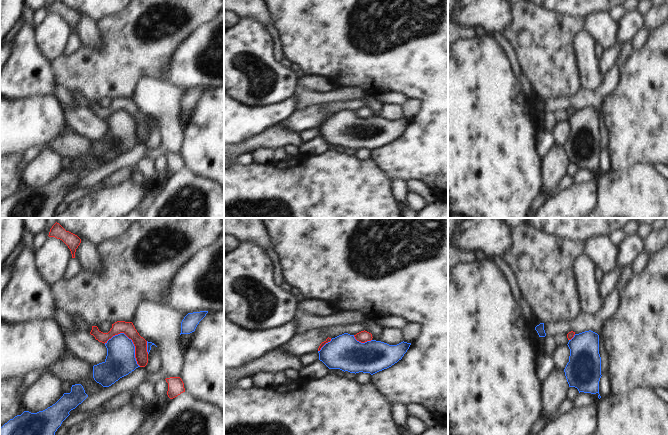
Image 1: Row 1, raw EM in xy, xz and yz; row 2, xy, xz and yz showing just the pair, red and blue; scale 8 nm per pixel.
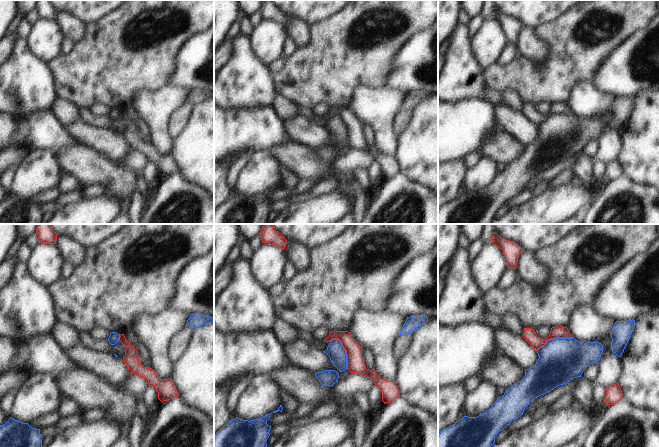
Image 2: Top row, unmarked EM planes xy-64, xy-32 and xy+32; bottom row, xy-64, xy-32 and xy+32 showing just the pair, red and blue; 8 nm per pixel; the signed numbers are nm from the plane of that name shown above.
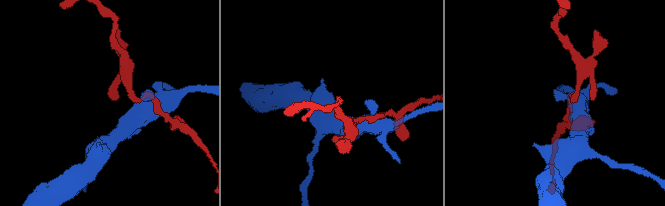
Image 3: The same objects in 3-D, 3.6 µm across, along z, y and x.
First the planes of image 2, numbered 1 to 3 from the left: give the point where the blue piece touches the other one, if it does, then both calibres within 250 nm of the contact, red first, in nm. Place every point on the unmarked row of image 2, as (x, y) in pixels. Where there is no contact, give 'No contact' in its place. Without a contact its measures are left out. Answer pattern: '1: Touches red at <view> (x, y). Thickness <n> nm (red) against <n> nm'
1: Touches red at xy-64 (119, 114). Thickness 120 nm (red) against 80 nm
2: Touches red at xy-32 (346, 127). Thickness 140 nm (red) against 140 nm
3: Touches red at xy+32 (554, 113). Thickness 100 nm (red) against 360 nm

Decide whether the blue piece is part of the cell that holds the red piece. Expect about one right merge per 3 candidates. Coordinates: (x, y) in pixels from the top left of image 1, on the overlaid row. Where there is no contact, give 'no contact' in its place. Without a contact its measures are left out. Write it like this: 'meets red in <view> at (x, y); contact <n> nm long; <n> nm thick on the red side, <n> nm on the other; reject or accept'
meets red in xy at (131, 339); contact 340 nm long; 110 nm thick on the red side, 240 nm on the other; reject

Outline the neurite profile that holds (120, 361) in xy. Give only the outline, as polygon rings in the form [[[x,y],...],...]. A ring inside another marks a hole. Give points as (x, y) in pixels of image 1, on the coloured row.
[[[124,333],[113,336],[105,346],[106,359],[93,366],[93,378],[103,387],[109,387],[140,366],[135,358],[135,346]]]

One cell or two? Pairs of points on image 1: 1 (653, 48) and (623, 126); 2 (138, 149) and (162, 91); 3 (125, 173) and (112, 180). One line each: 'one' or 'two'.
1: one
2: one
3: one

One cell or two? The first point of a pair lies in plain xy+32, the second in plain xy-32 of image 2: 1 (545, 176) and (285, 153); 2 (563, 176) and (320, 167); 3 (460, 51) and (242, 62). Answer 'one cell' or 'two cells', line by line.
1: two cells
2: two cells
3: one cell

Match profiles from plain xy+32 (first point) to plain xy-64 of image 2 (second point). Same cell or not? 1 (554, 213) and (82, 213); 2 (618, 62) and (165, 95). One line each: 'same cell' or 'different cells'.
1: same cell
2: different cells

